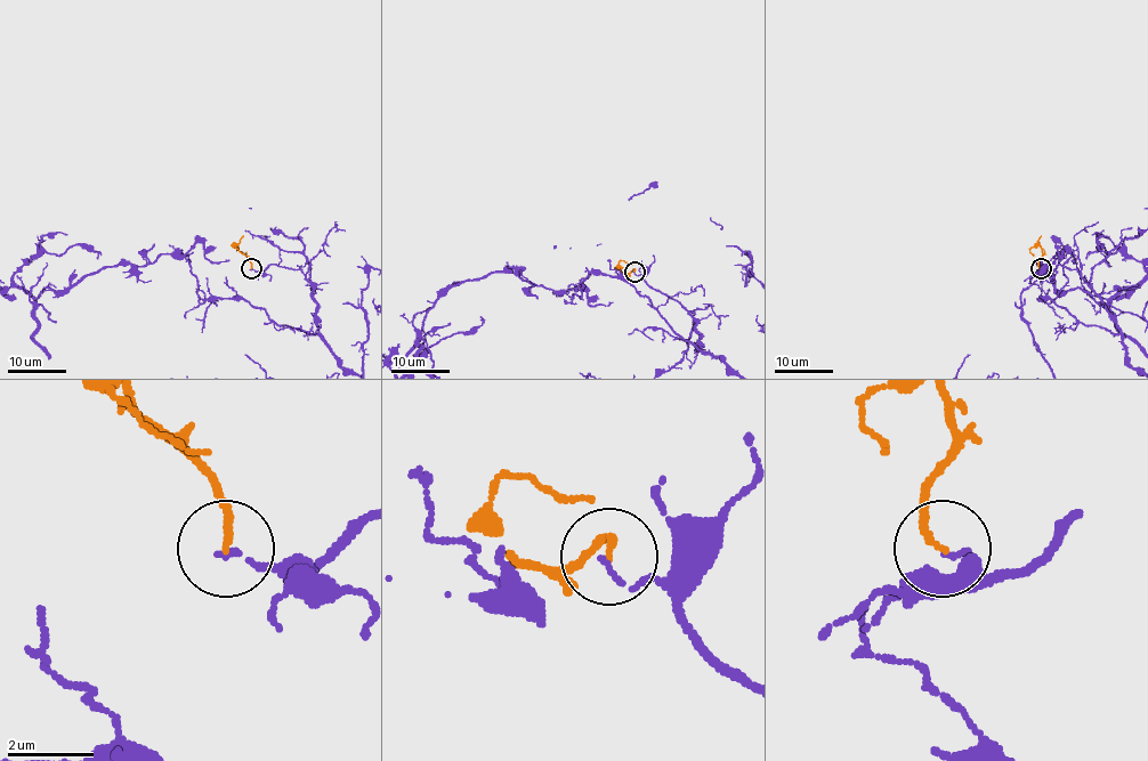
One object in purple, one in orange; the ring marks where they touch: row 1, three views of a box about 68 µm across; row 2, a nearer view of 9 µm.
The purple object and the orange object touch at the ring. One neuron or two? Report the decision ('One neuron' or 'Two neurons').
Two neurons

